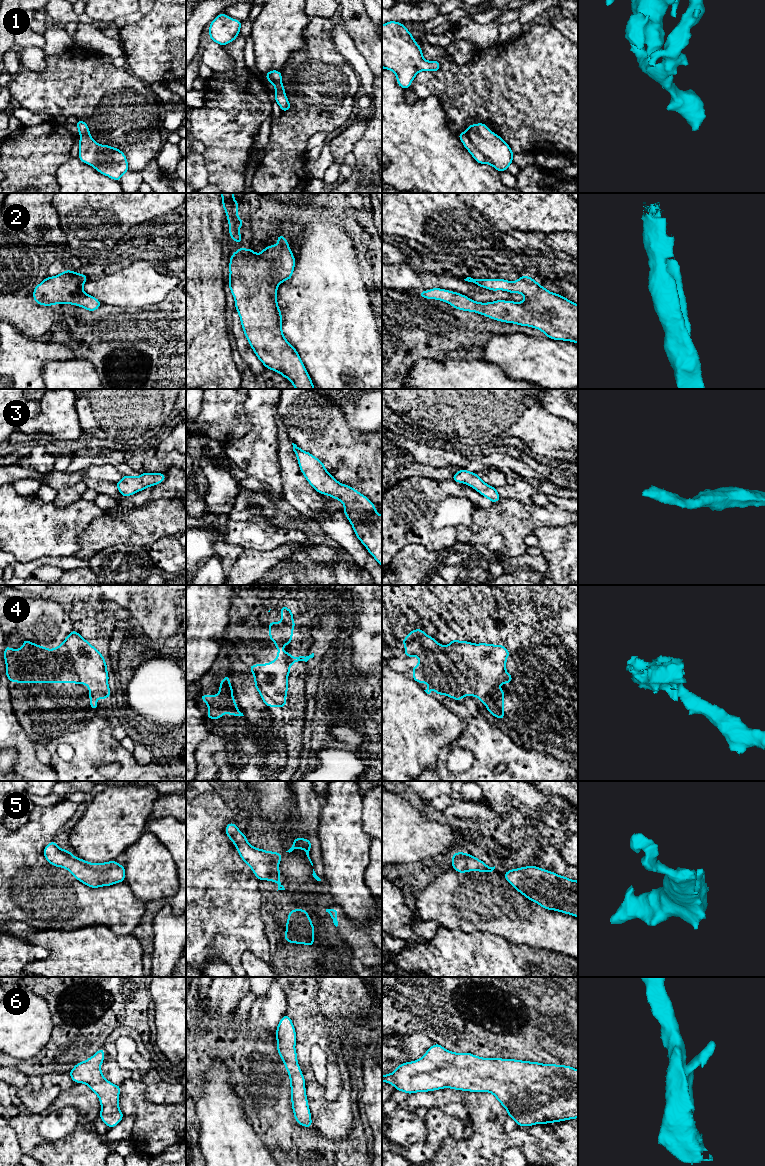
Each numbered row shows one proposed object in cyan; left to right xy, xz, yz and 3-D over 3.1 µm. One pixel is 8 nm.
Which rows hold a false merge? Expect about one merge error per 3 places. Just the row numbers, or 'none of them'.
none of them

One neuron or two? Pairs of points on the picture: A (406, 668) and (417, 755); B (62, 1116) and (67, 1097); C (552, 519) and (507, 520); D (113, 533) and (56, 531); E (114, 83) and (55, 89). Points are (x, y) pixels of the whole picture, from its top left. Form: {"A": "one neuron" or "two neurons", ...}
{"A": "two neurons", "B": "two neurons", "C": "one neuron", "D": "two neurons", "E": "one neuron"}

